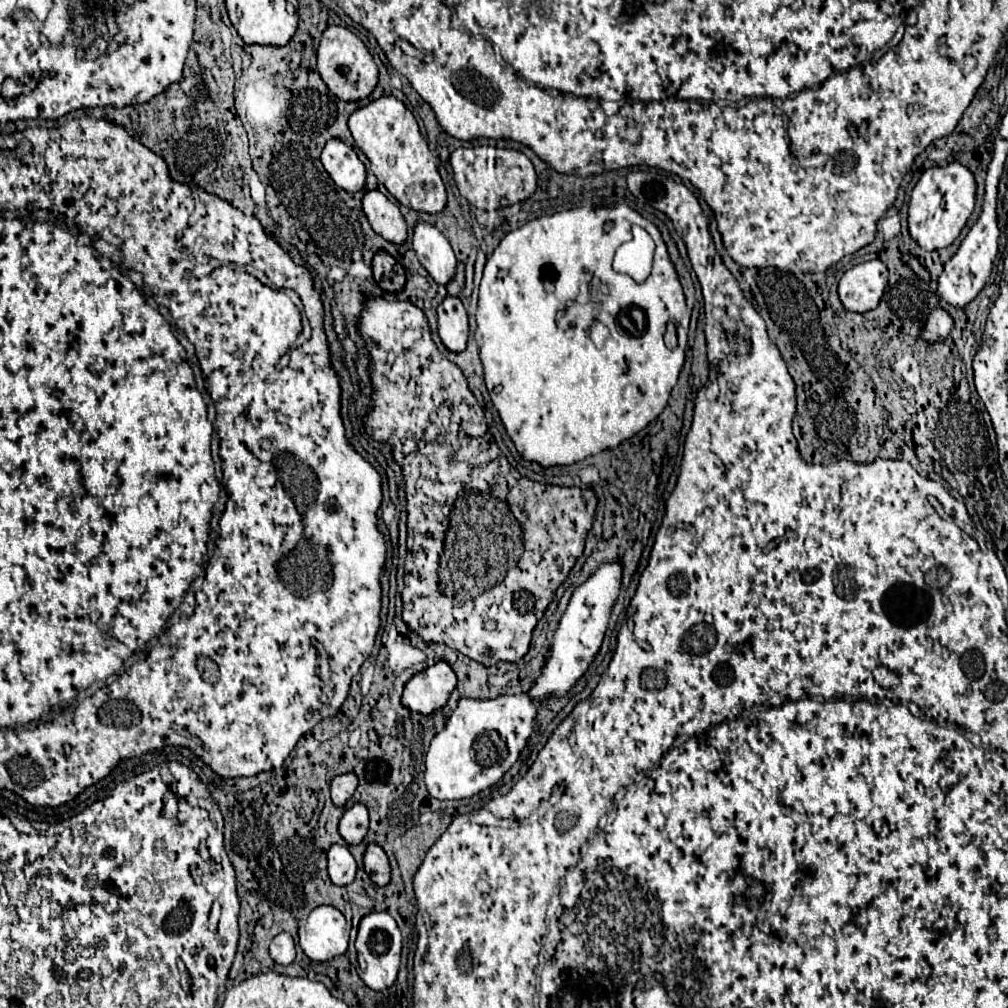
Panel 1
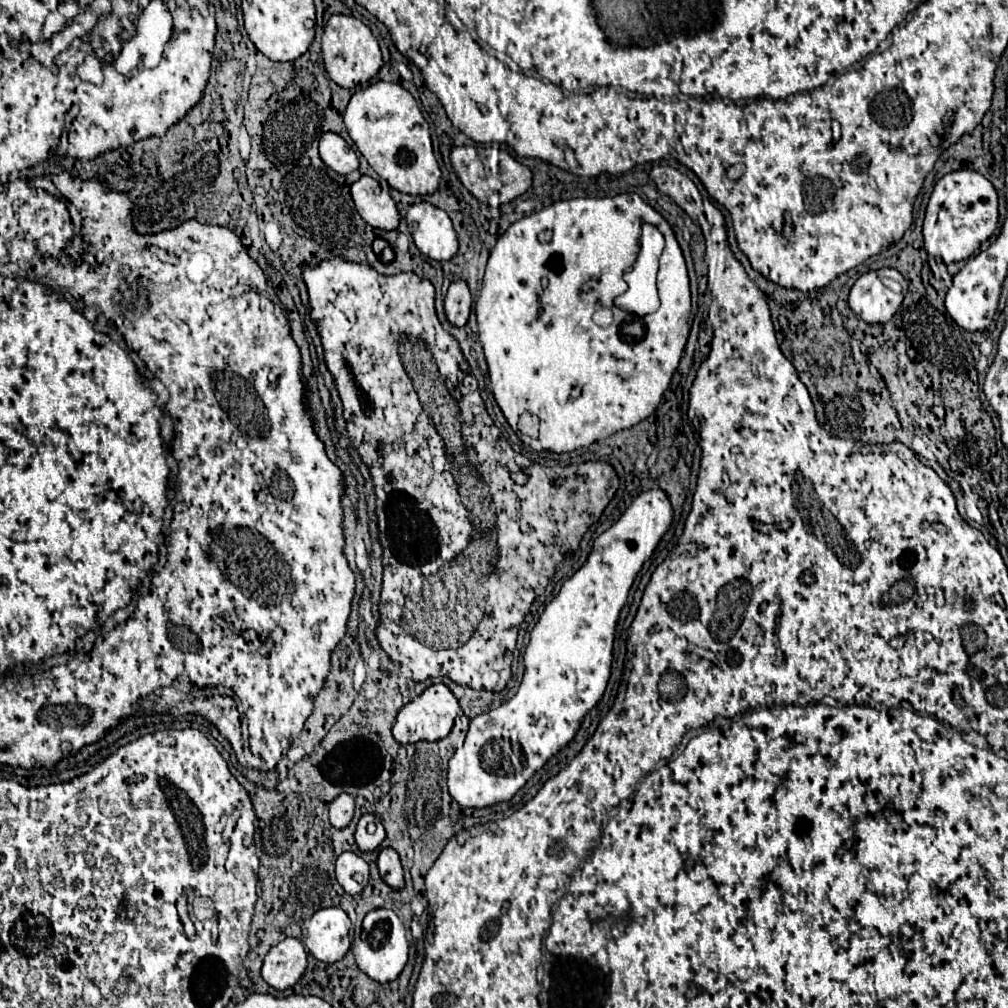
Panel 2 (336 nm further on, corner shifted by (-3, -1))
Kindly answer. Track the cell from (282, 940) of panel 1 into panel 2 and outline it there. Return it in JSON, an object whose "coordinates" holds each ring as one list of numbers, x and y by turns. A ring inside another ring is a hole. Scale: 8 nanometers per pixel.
{"coordinates":[[295,937,283,939,279,945,271,947,263,967,261,977,267,985,277,991,293,987,307,969,307,951,303,943]]}

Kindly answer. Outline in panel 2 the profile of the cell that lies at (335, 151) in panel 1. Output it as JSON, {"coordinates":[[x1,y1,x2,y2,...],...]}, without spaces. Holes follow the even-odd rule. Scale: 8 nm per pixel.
{"coordinates":[[323,133,319,139,319,155,323,163,339,175,347,175,359,167,355,151,337,133]]}

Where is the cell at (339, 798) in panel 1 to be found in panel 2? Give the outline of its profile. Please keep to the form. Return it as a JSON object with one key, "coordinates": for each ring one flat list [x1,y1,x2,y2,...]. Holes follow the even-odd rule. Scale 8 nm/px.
{"coordinates":[[341,793,329,807,329,819,331,819,331,825,335,829,343,829,351,823,353,819,353,797,347,795,347,793]]}

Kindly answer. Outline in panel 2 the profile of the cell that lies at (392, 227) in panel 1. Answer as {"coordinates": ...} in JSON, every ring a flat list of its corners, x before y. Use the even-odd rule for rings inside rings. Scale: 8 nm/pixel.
{"coordinates":[[361,175,355,183,351,183,351,197,357,213,371,227,393,231,399,225,399,211,389,191,383,189,369,175]]}

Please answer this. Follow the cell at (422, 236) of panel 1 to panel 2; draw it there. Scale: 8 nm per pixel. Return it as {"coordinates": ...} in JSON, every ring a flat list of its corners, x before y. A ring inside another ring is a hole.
{"coordinates":[[427,201,413,203,407,211,407,225,417,249,423,255,435,261,449,261,457,253,457,235,449,215,443,209]]}

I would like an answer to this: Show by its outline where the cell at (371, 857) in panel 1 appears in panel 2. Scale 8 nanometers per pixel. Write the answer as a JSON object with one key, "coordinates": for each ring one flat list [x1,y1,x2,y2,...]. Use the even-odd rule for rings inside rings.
{"coordinates":[[385,847,385,849,379,853,377,865,379,865,379,873,381,873,383,881,385,881,389,887,401,889,401,887,405,885,405,881,403,881,403,867,401,867,401,861,399,861,399,855,397,855,395,849]]}

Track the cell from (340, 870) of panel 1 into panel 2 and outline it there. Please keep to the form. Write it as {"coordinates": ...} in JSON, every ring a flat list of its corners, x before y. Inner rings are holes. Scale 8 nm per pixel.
{"coordinates":[[351,851,341,853,337,857,337,881,349,895,357,895,365,887,365,883,357,883,353,879,355,873,361,873,365,881,369,881,369,865,357,853,351,853]]}

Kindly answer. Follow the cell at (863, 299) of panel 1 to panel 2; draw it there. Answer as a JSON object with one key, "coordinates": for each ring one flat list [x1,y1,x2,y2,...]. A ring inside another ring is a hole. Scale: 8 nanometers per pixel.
{"coordinates":[[881,269,881,271,869,271,869,273,861,275,855,281,855,285,851,287,849,307,865,323,877,325,877,323,891,321,905,299,903,293,895,293,889,287,885,287,881,281,883,277,889,277,889,279,895,279,899,283,907,285,899,271],[881,273,885,273,885,275,881,275]]}

